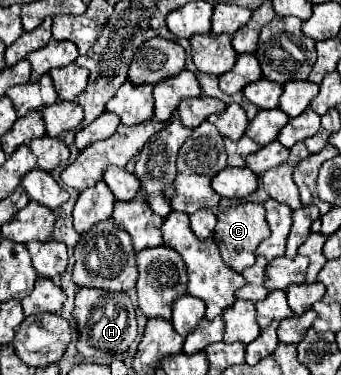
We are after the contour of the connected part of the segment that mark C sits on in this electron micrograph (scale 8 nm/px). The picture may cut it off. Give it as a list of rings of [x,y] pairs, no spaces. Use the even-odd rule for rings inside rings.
[[[241,203],[235,207],[227,207],[217,215],[217,227],[215,227],[215,243],[219,247],[219,253],[231,269],[237,273],[243,273],[247,267],[255,263],[255,249],[257,245],[269,237],[269,227],[265,221],[265,207],[263,203]]]

